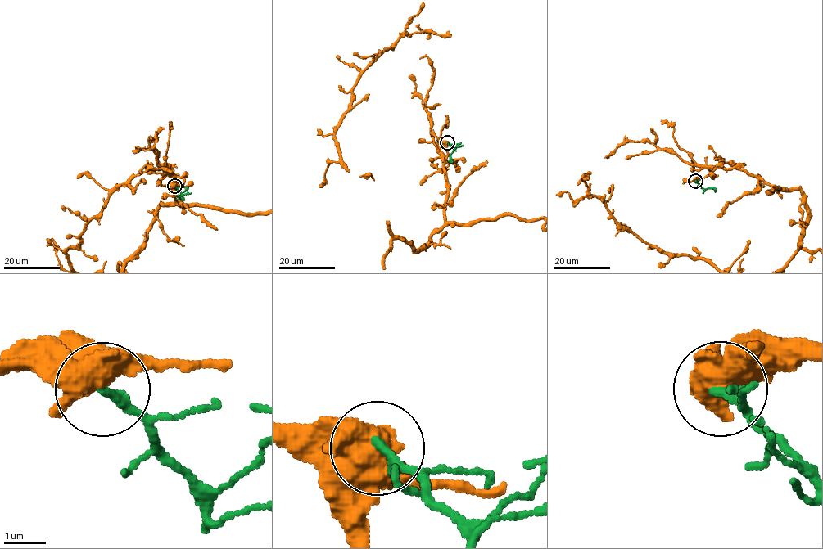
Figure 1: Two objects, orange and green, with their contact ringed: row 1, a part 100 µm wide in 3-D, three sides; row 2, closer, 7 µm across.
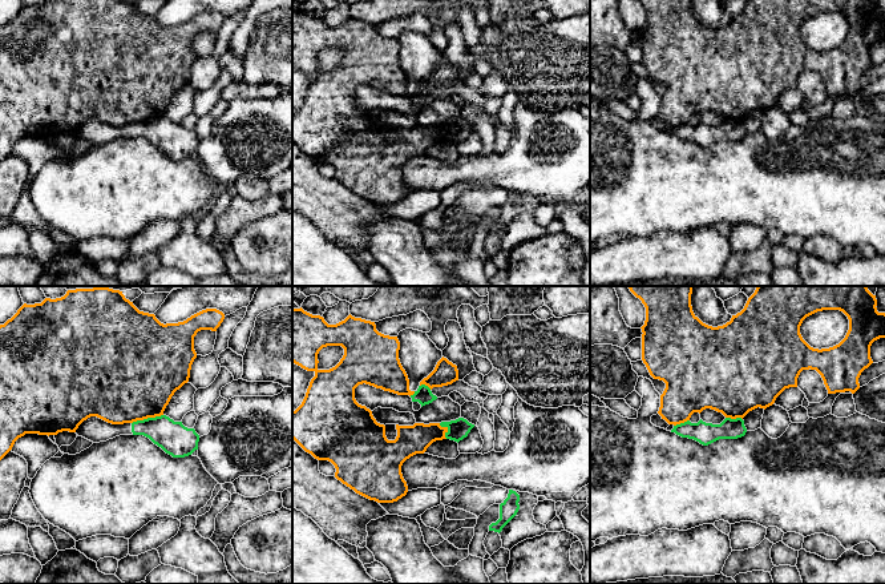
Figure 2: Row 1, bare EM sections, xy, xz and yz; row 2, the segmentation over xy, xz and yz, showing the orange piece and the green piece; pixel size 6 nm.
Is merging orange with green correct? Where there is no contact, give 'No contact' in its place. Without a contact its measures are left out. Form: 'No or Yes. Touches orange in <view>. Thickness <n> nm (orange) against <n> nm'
No. Touches orange in xy. Thickness 500 nm (orange) against 200 nm

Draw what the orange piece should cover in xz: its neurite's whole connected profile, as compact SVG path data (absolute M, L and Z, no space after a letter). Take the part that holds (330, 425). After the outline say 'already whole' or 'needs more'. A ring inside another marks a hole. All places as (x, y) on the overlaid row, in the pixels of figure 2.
M292 309L292 362L307 371L314 371L302 404L292 411L292 439L318 460L328 460L335 468L335 478L353 490L356 494L377 503L393 503L408 492L407 482L401 474L403 463L416 454L424 454L436 440L446 439L448 427L440 423L415 423L413 426L396 424L397 436L388 440L385 426L376 422L372 411L355 399L355 388L359 384L369 384L397 395L413 395L409 390L409 379L399 359L400 342L397 337L389 337L376 330L375 322L355 318L351 314L336 325L328 325L323 317L312 315L300 309ZM342 346L344 355L330 370L318 368L318 354L323 347Z; already whole

